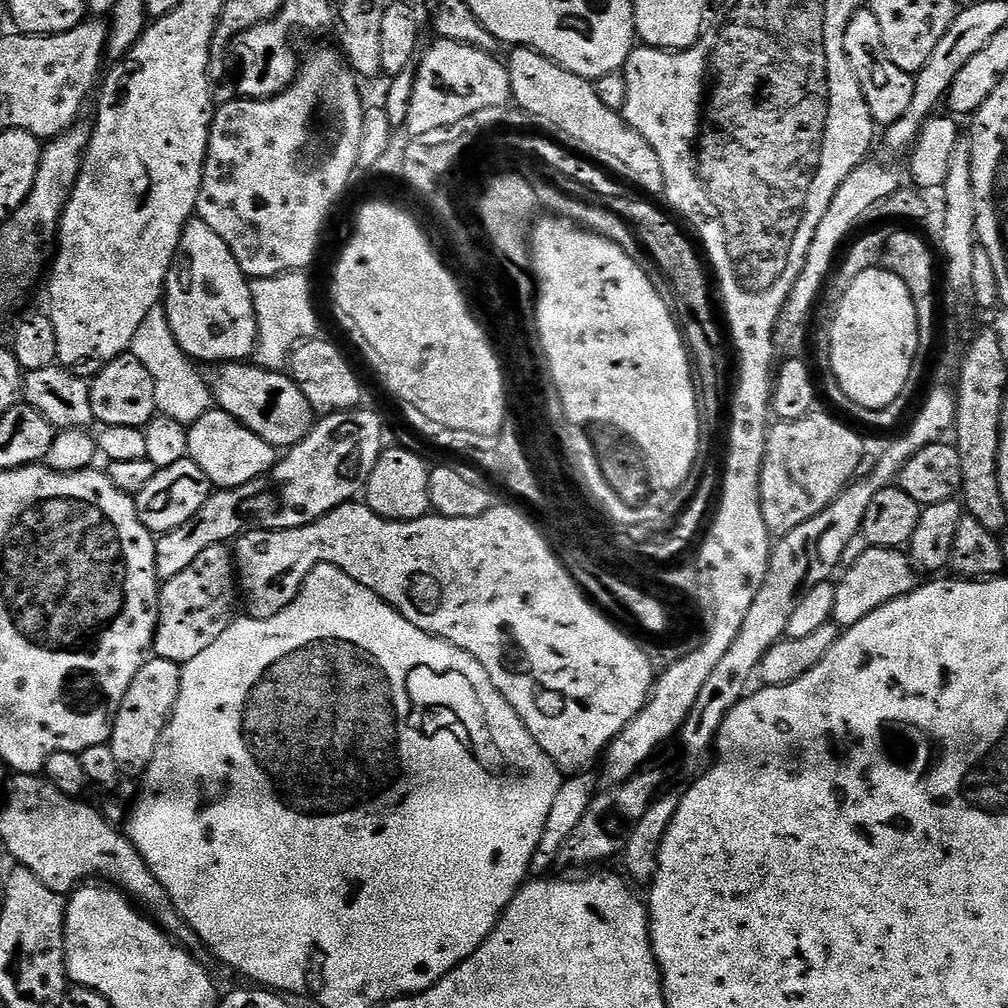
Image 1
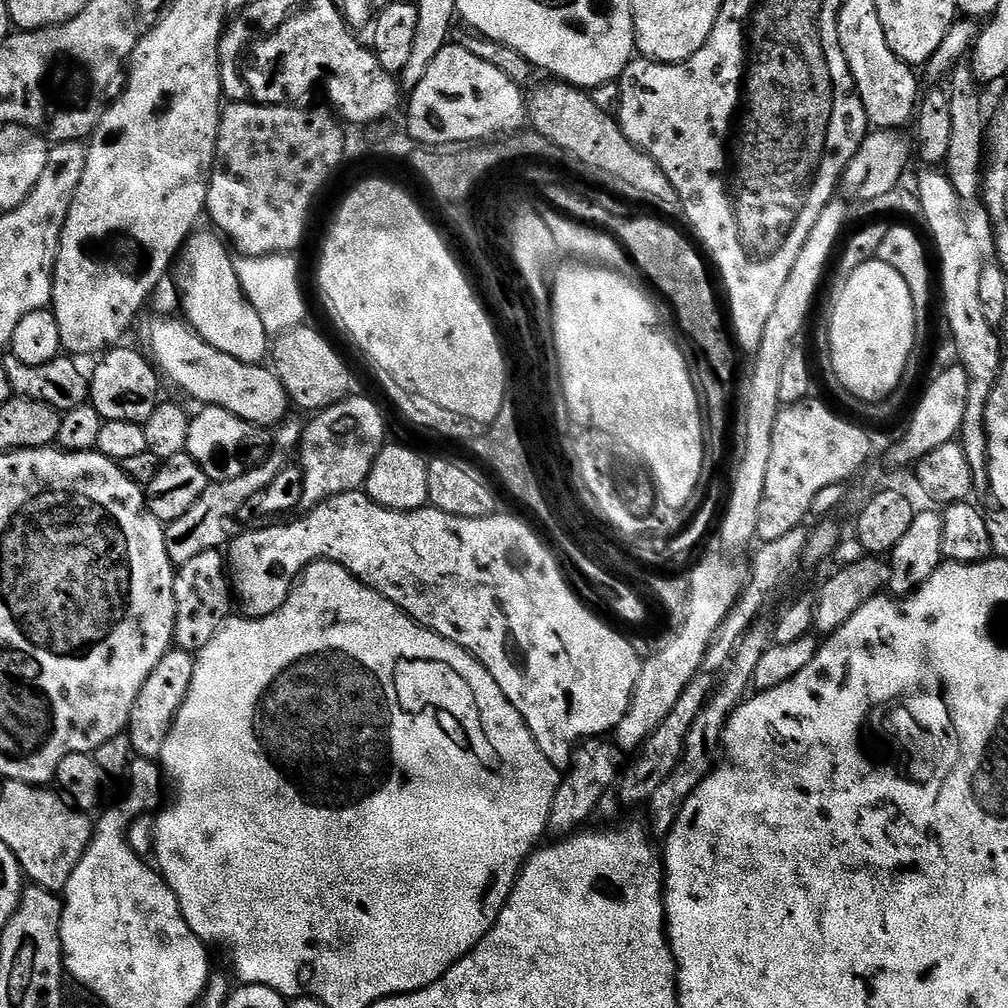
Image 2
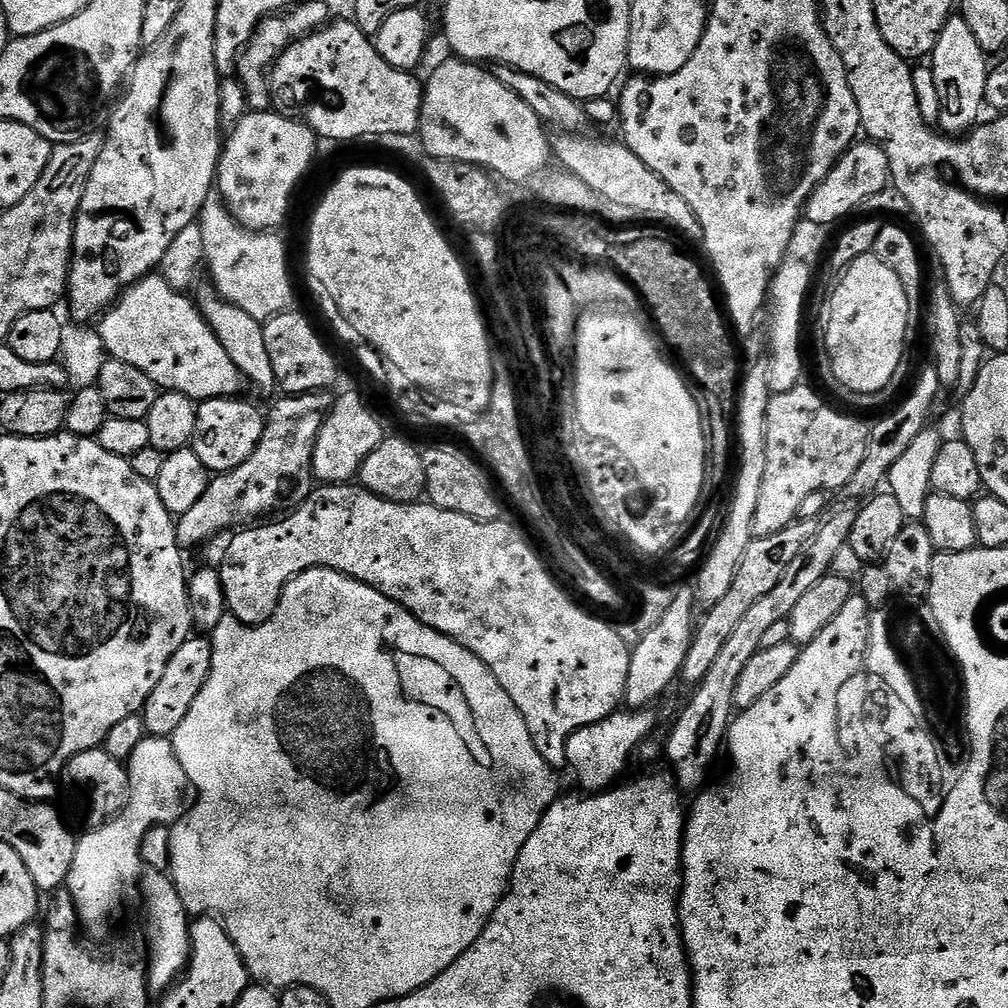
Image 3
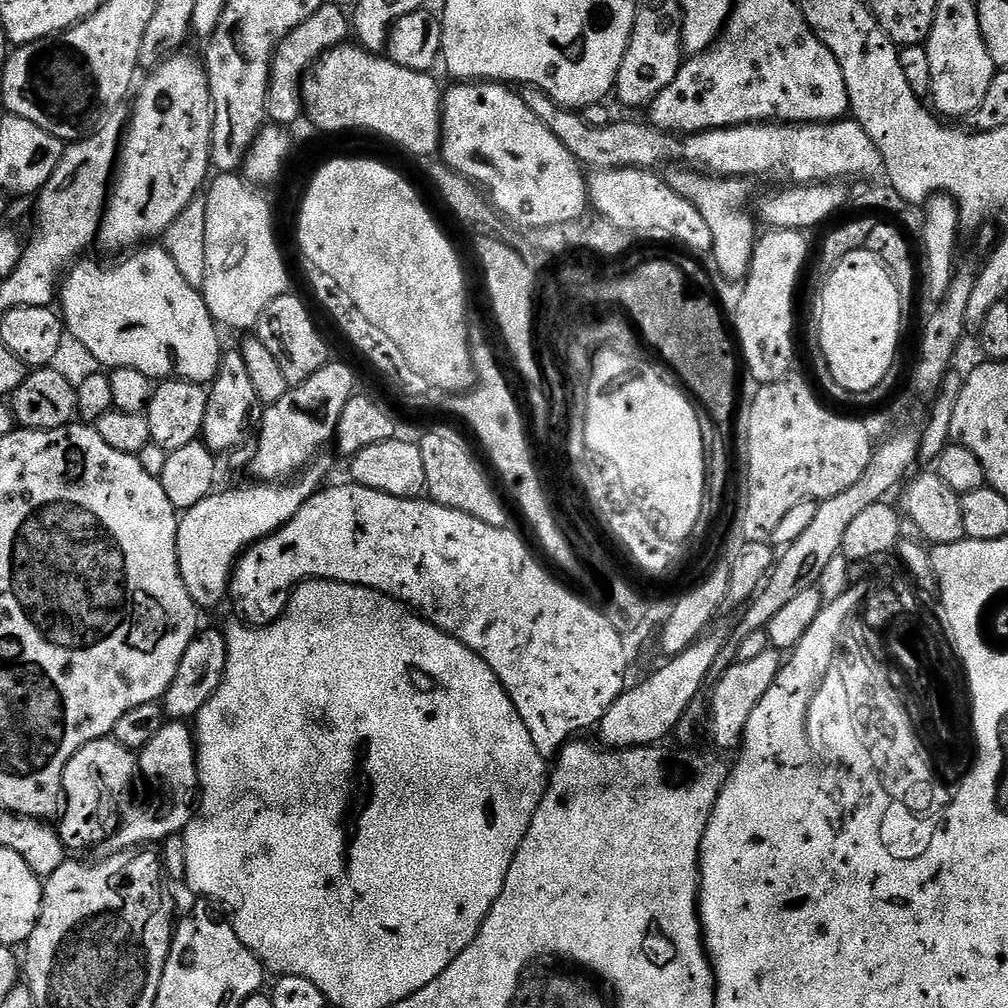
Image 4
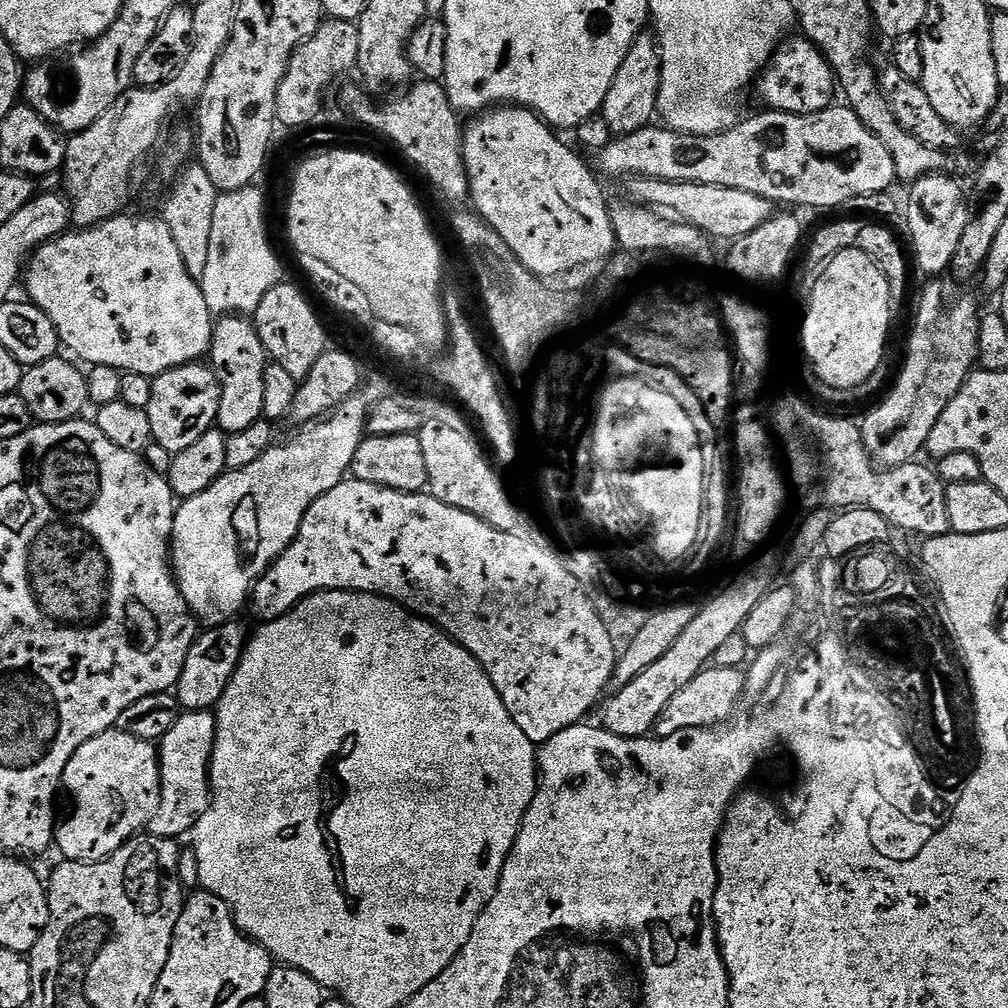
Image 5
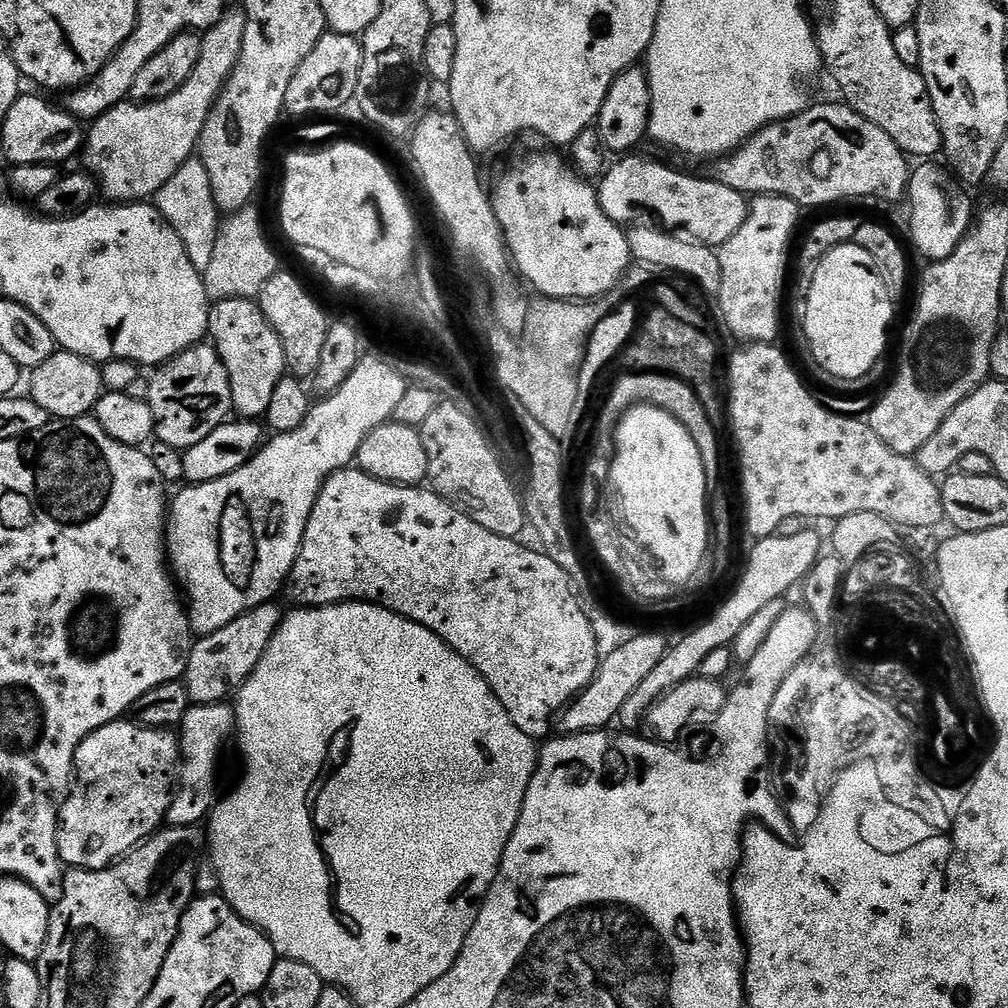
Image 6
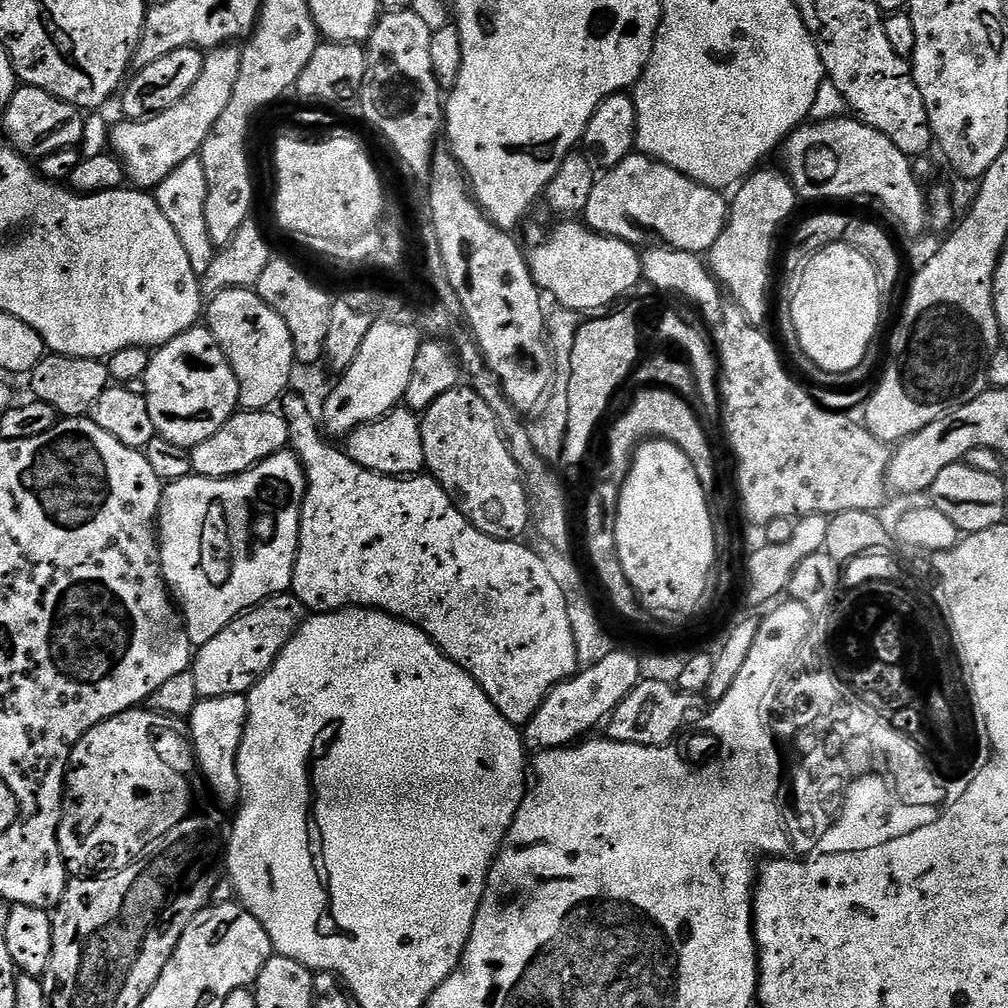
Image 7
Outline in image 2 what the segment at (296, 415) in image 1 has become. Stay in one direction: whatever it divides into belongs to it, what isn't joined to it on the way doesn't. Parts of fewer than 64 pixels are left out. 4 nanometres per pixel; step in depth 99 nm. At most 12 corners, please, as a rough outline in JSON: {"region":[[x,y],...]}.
{"region":[[183,319],[139,325],[161,377],[265,430],[289,415],[271,367],[214,350]]}

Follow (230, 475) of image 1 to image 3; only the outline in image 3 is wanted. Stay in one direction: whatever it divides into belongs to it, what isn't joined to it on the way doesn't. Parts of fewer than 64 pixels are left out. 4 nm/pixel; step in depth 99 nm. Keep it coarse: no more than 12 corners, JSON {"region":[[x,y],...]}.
{"region":[[223,396],[197,407],[190,447],[209,473],[242,466],[265,413]]}

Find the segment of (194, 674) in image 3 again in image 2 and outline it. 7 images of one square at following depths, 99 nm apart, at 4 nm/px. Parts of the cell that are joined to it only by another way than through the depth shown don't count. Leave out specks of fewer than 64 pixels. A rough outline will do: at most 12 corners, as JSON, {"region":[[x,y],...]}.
{"region":[[173,647],[138,690],[126,729],[137,757],[159,757],[194,678]]}

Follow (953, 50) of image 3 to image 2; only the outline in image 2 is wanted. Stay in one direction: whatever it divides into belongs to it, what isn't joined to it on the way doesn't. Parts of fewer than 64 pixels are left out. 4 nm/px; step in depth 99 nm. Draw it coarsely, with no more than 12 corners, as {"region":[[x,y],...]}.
{"region":[[971,67],[950,73],[946,178],[981,195],[986,112]]}

